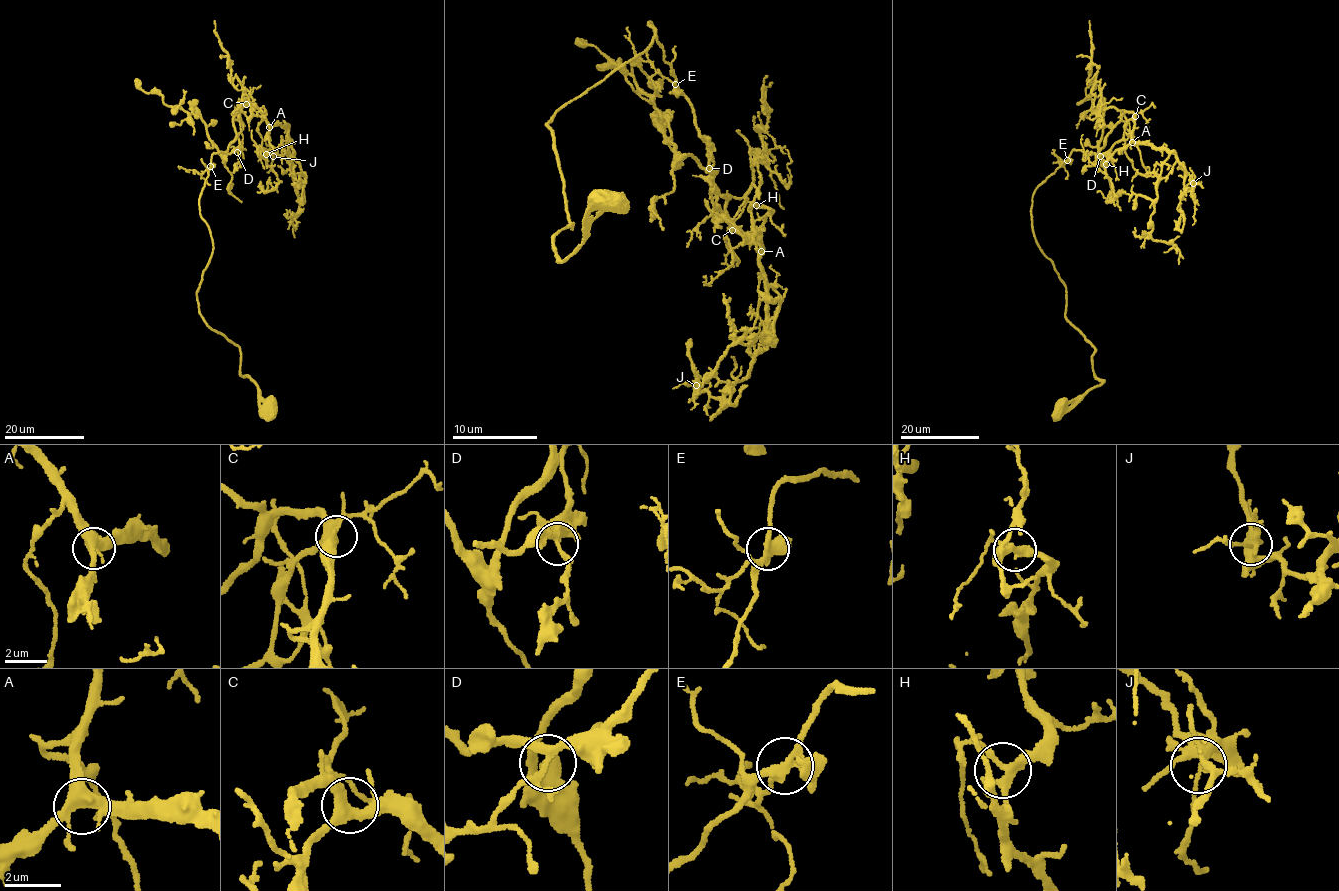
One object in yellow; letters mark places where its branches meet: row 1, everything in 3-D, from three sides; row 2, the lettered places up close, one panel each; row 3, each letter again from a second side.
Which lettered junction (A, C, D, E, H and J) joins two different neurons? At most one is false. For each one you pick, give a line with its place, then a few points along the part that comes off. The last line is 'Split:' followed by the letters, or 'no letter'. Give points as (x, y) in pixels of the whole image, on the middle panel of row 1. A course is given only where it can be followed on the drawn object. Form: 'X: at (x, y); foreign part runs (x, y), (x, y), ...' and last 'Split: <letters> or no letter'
Split: no letter

